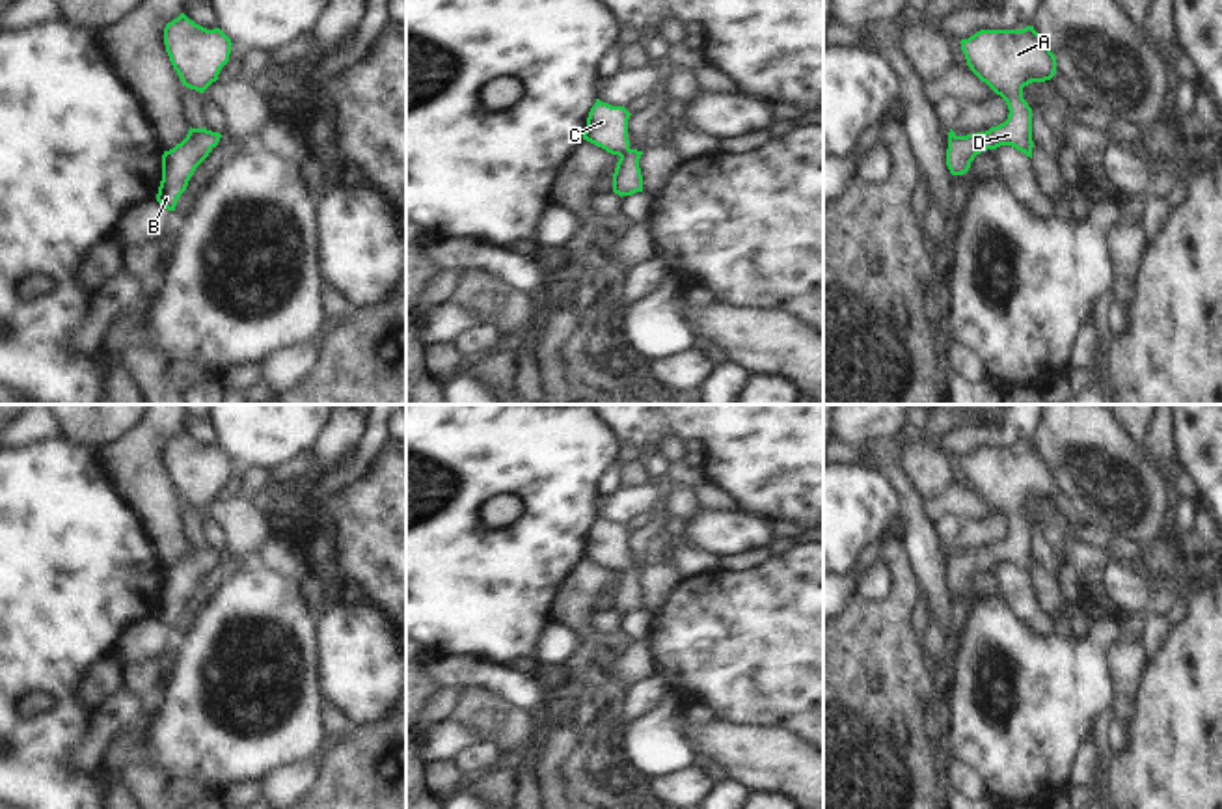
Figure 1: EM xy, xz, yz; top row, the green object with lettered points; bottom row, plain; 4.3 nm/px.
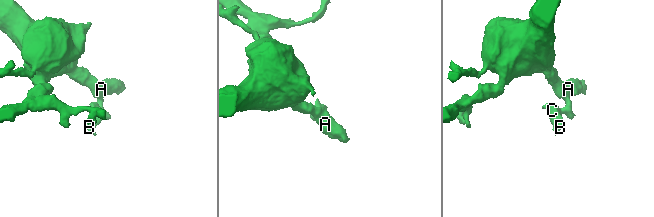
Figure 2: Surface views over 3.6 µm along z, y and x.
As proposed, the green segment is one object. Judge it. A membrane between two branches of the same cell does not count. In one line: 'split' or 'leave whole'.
leave whole

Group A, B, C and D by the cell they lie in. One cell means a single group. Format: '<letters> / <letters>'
A B C D

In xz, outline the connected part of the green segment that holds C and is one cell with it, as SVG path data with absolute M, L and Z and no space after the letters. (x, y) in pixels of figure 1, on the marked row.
M596 99L583 132L583 140L620 157L613 173L613 192L620 198L643 192L643 175L639 168L643 151L630 147L630 116L631 114L624 106L611 106Z

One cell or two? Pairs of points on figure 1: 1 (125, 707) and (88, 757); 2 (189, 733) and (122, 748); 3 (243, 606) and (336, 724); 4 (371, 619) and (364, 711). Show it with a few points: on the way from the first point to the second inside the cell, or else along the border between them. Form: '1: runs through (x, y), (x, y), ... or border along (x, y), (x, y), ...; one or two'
1: runs through (112, 720), (94, 744); one
2: border along (161, 701), (146, 729), (144, 755), (140, 759); two
3: border along (325, 707), (323, 727), (328, 739); two
4: runs through (364, 642), (364, 688); one

